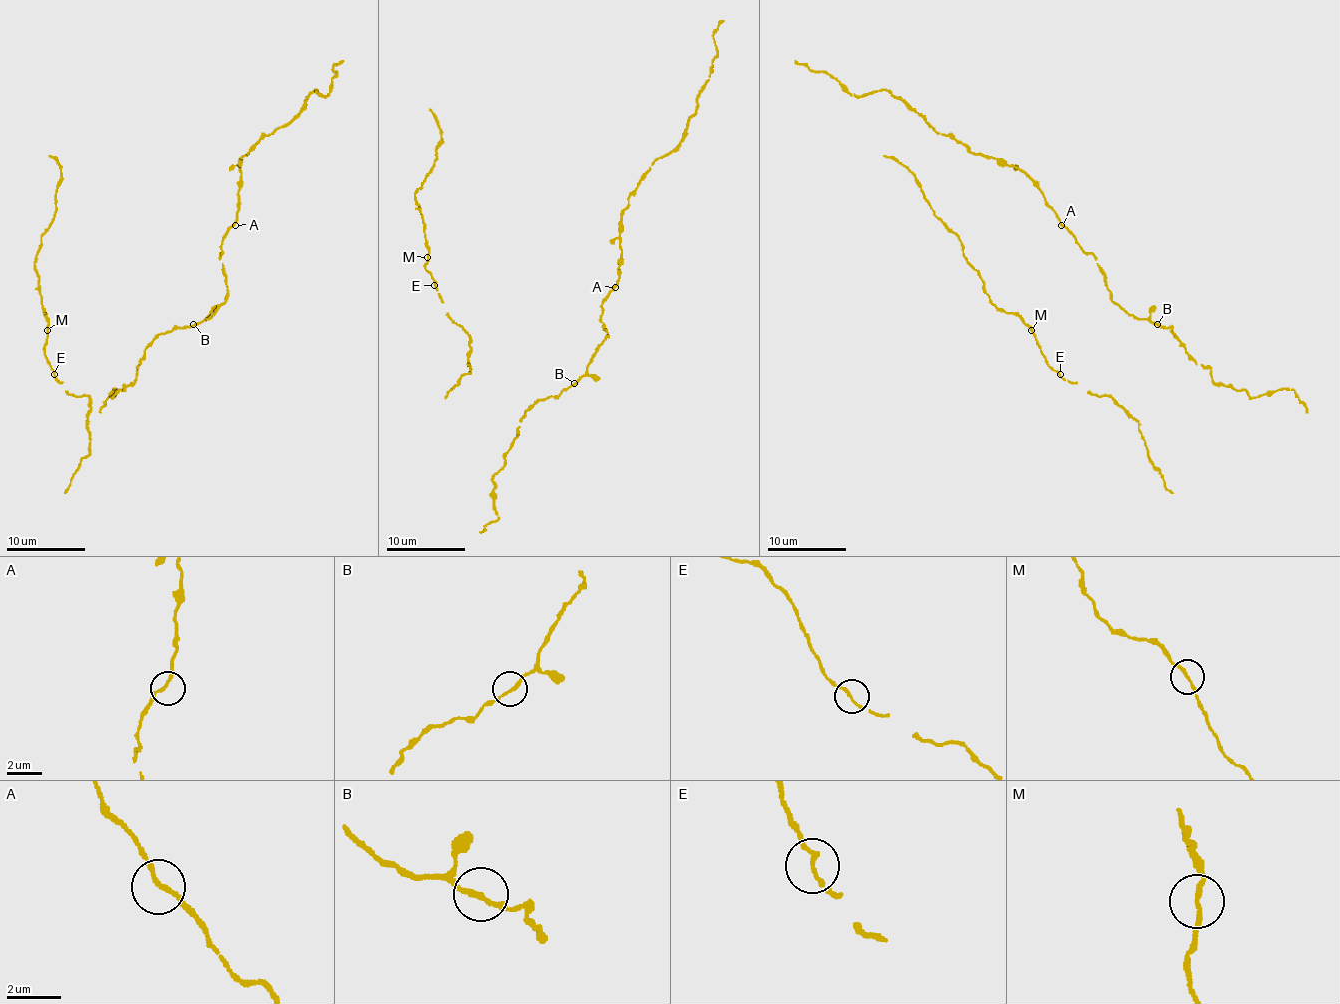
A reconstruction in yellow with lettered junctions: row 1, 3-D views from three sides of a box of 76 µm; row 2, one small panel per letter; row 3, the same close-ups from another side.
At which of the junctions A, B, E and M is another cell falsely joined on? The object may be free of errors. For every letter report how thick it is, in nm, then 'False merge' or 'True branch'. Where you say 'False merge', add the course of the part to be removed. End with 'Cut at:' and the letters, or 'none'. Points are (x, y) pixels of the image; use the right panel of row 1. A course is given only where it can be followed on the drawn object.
A: Thickness 160 nm. True branch
B: Thickness 160 nm. True branch
E: Thickness 150 nm. True branch
M: Thickness 160 nm. True branch
Cut at: none

